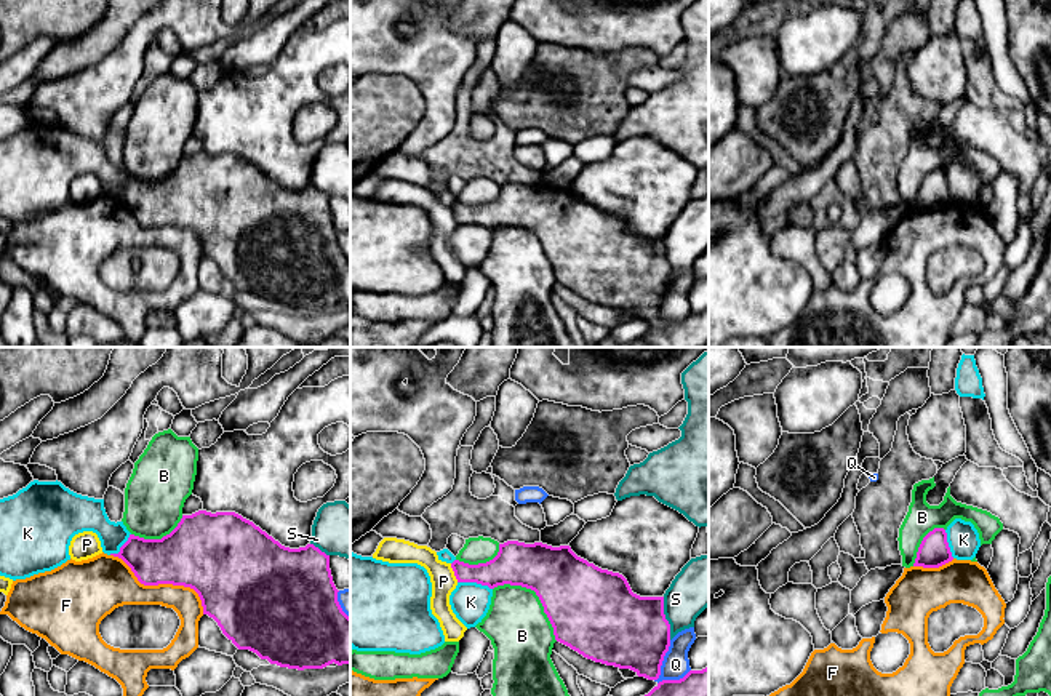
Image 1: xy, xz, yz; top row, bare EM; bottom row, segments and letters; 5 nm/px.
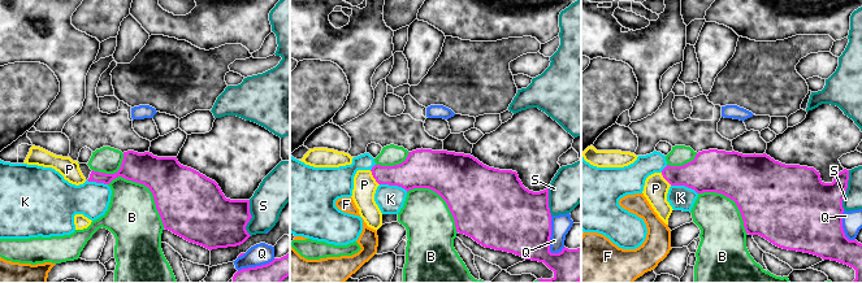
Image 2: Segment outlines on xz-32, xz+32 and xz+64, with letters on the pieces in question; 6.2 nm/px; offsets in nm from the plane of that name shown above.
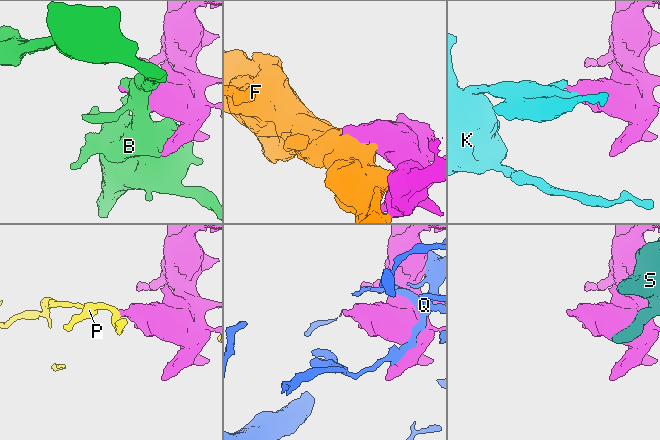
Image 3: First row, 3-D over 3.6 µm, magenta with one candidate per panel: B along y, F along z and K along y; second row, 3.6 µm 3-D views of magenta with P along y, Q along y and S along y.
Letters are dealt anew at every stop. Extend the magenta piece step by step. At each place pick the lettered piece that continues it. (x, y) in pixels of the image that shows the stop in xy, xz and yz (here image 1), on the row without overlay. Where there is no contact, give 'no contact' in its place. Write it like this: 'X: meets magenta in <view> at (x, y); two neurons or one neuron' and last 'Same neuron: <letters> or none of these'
B: meets magenta in xz at (536, 236); two neurons
F: meets magenta in xy at (162, 224); two neurons
K: meets magenta in xz at (475, 223); two neurons
P: meets magenta in xz at (455, 215); two neurons
Q: meets magenta in xz at (661, 304); two neurons
S: meets magenta in xz at (664, 260); two neurons
Same neuron: none of these

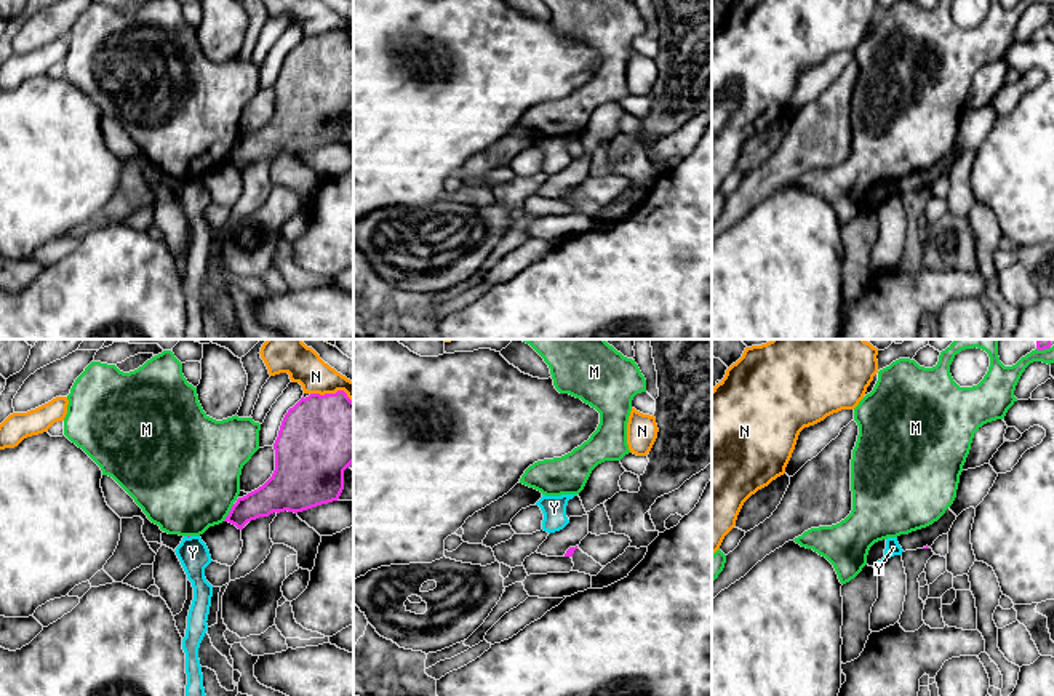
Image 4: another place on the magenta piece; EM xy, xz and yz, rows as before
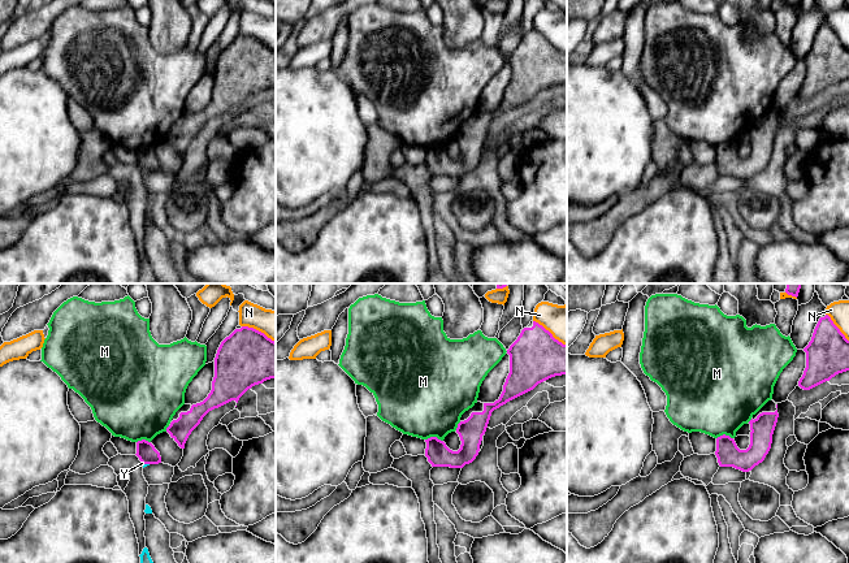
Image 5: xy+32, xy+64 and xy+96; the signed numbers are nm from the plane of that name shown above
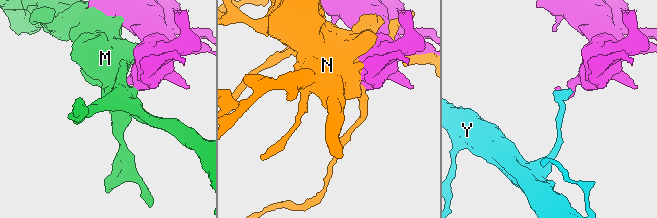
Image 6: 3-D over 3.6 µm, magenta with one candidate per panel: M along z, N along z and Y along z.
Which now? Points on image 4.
M: meets magenta in xy at (229, 154); two neurons
N: meets magenta in xy at (333, 36); two neurons
Y: no contact; two neurons
Same neuron: none of these

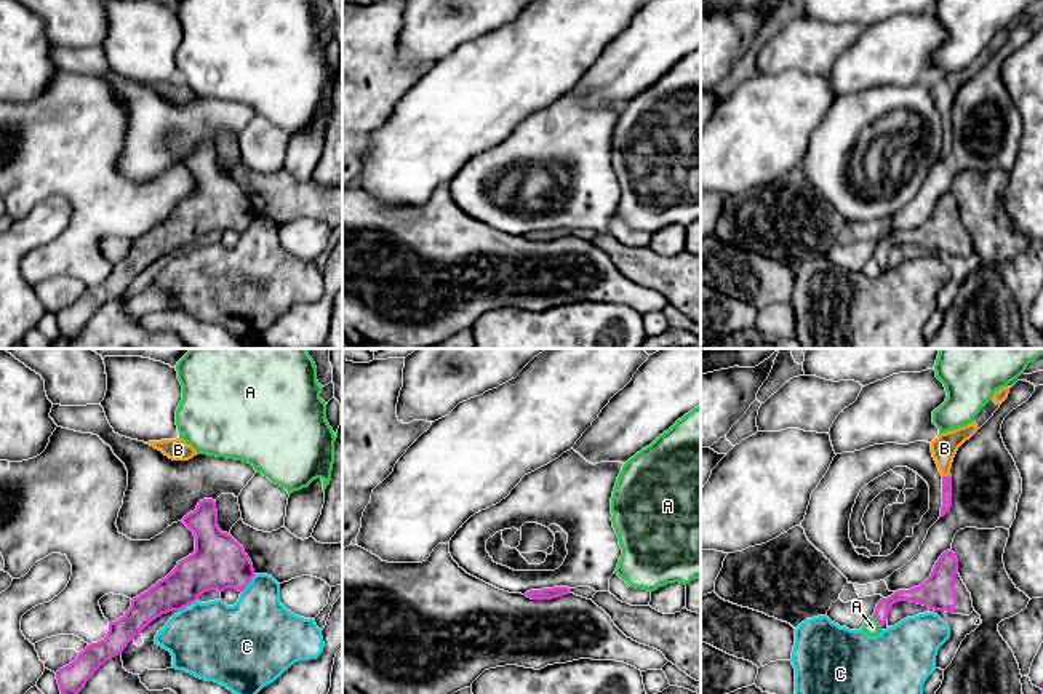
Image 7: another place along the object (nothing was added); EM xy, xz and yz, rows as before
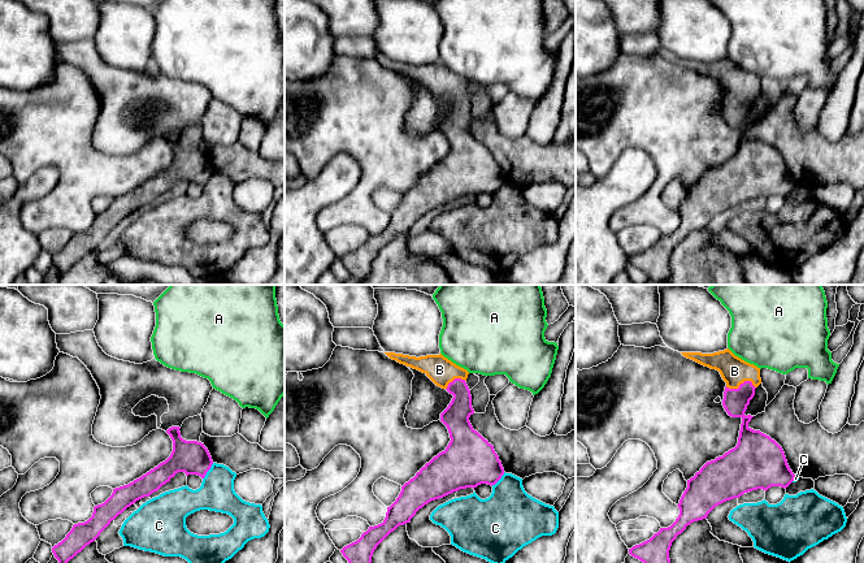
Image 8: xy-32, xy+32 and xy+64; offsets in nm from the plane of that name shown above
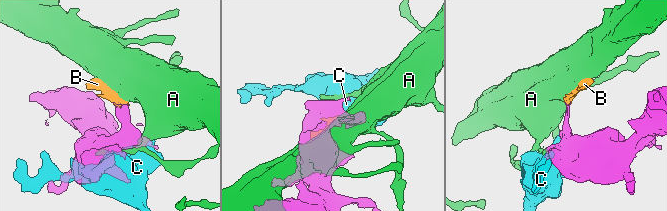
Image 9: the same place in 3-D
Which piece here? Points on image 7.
A: meets magenta in yz at (877, 261); two neurons
B: meets magenta in yz at (946, 119); one neuron
C: meets magenta in xy at (248, 224); two neurons
Same neuron: B

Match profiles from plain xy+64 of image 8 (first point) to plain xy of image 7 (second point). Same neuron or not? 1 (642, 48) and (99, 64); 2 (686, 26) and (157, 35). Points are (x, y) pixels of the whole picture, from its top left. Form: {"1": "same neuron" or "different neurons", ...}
{"1": "same neuron", "2": "same neuron"}

